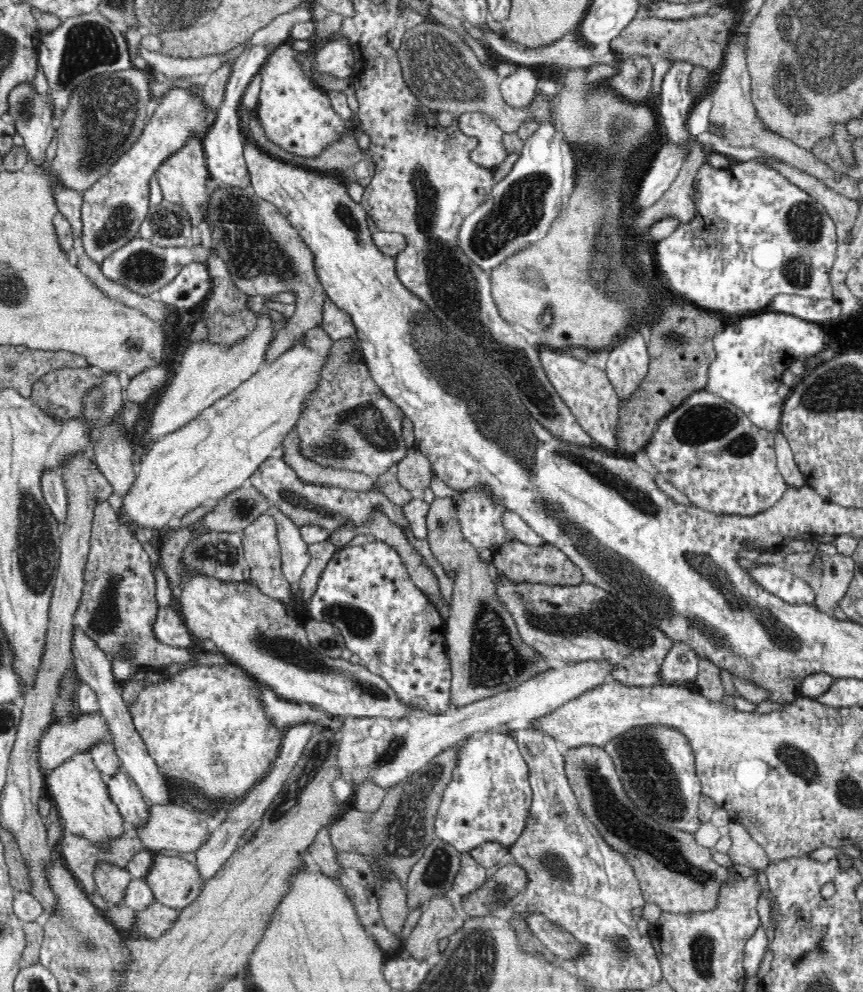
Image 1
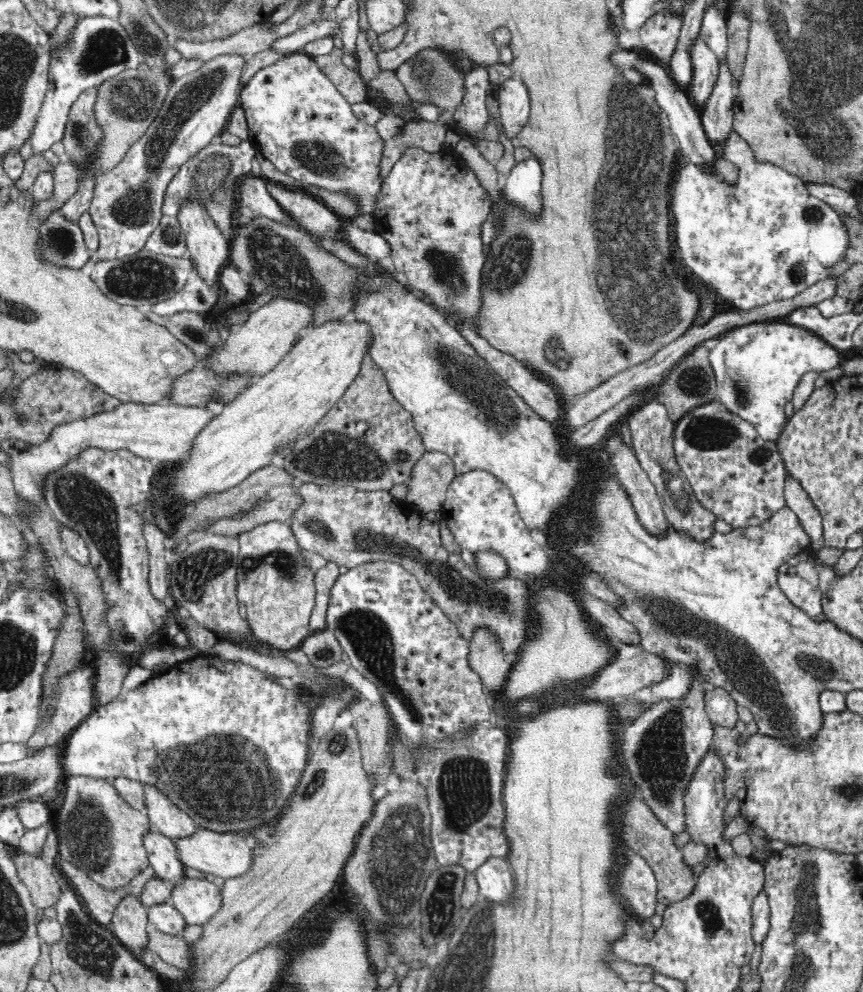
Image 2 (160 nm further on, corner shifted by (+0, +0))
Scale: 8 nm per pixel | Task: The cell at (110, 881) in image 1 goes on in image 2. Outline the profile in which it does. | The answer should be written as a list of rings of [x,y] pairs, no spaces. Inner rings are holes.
[[[122,895],[112,918],[111,931],[134,956],[148,946],[148,913],[141,900]]]

